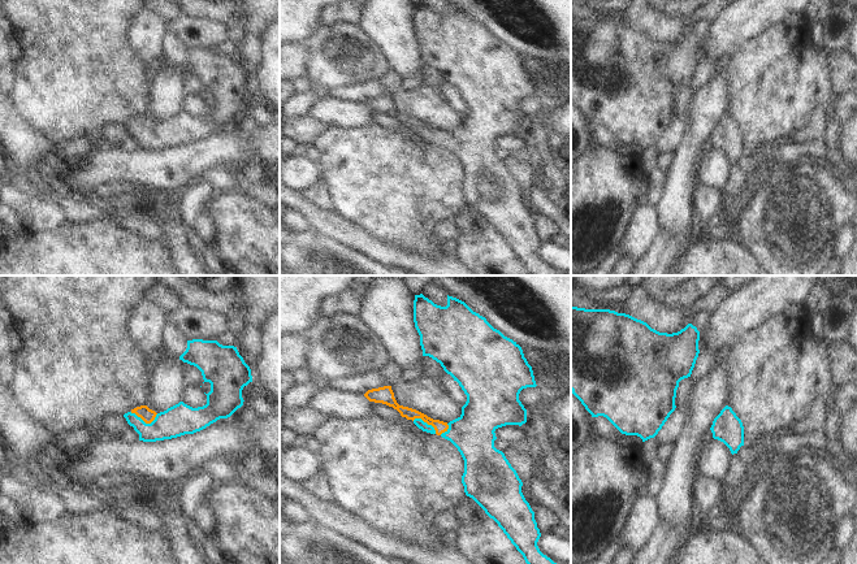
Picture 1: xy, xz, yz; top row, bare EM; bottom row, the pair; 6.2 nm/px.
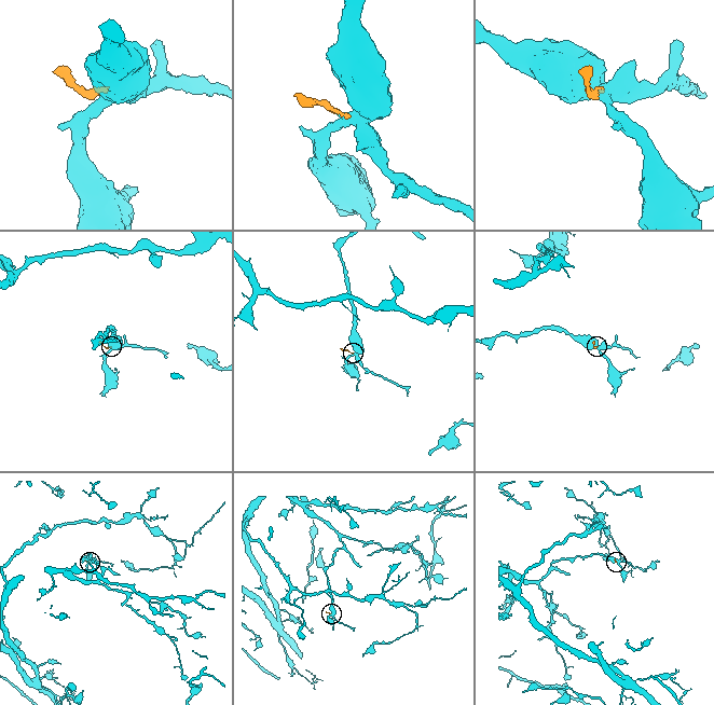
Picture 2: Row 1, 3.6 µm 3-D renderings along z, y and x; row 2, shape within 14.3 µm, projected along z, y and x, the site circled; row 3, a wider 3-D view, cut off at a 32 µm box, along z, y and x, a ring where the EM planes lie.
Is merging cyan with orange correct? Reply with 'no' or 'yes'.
yes

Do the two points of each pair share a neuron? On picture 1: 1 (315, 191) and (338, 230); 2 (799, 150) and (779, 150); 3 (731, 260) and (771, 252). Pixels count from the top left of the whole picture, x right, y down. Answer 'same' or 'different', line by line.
1: different
2: same
3: different

